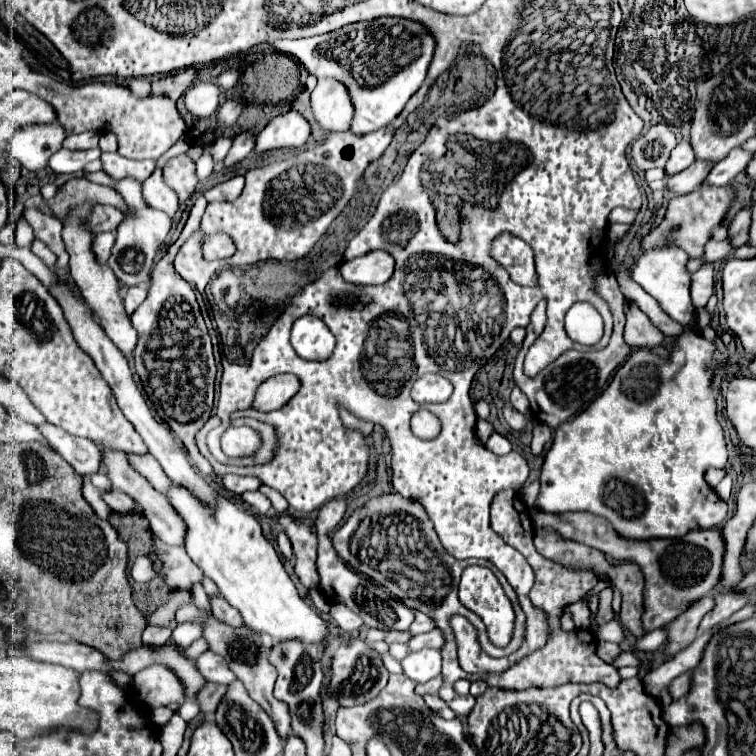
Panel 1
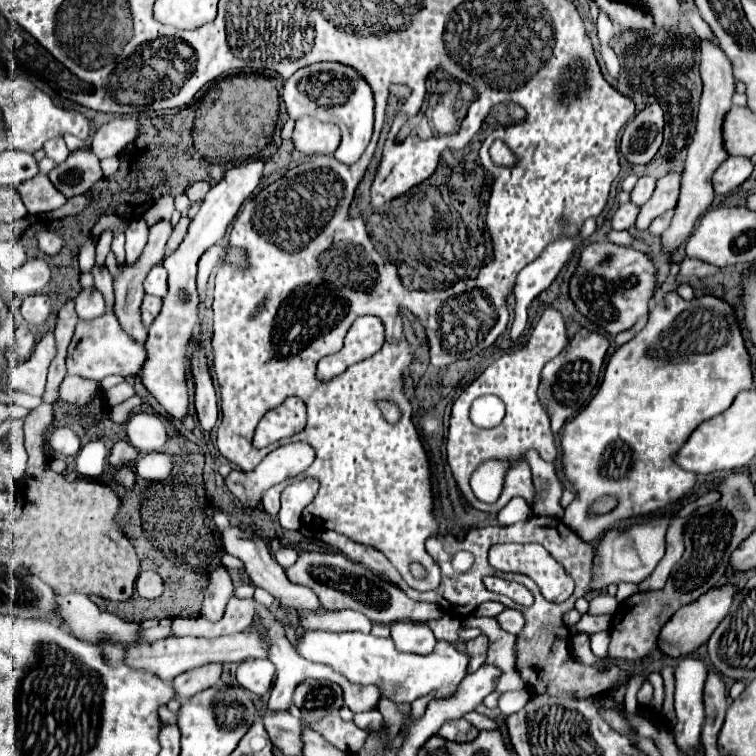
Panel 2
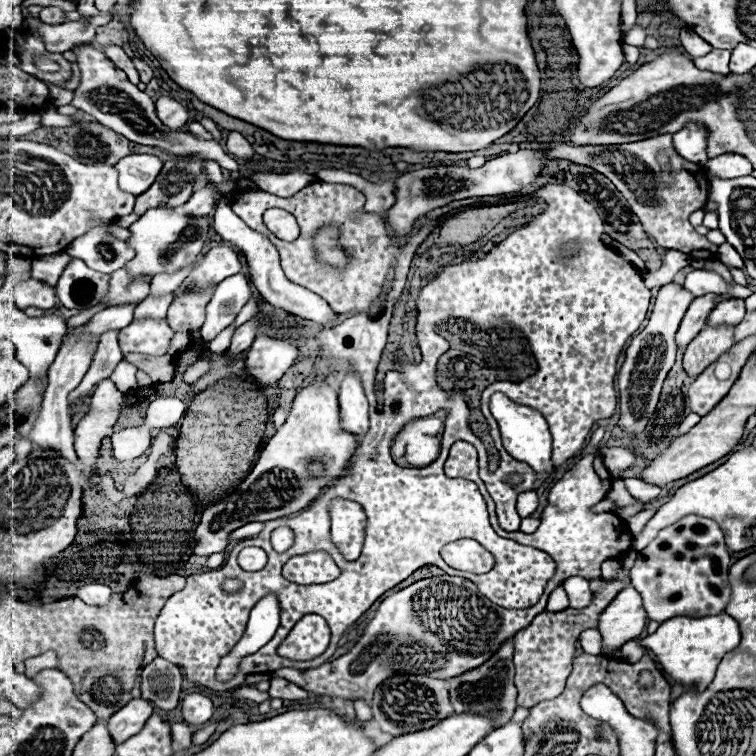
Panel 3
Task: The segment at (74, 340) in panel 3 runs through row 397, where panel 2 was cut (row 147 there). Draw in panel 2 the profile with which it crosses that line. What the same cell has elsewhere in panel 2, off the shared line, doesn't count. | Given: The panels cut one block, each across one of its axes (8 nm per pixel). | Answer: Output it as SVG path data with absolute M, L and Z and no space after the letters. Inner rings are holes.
M52 138L52 140L48 140L46 144L44 144L44 152L46 152L46 156L48 158L52 158L54 162L64 162L66 158L68 158L68 154L70 154L70 150L68 150L68 146L64 144L64 140L62 138Z

